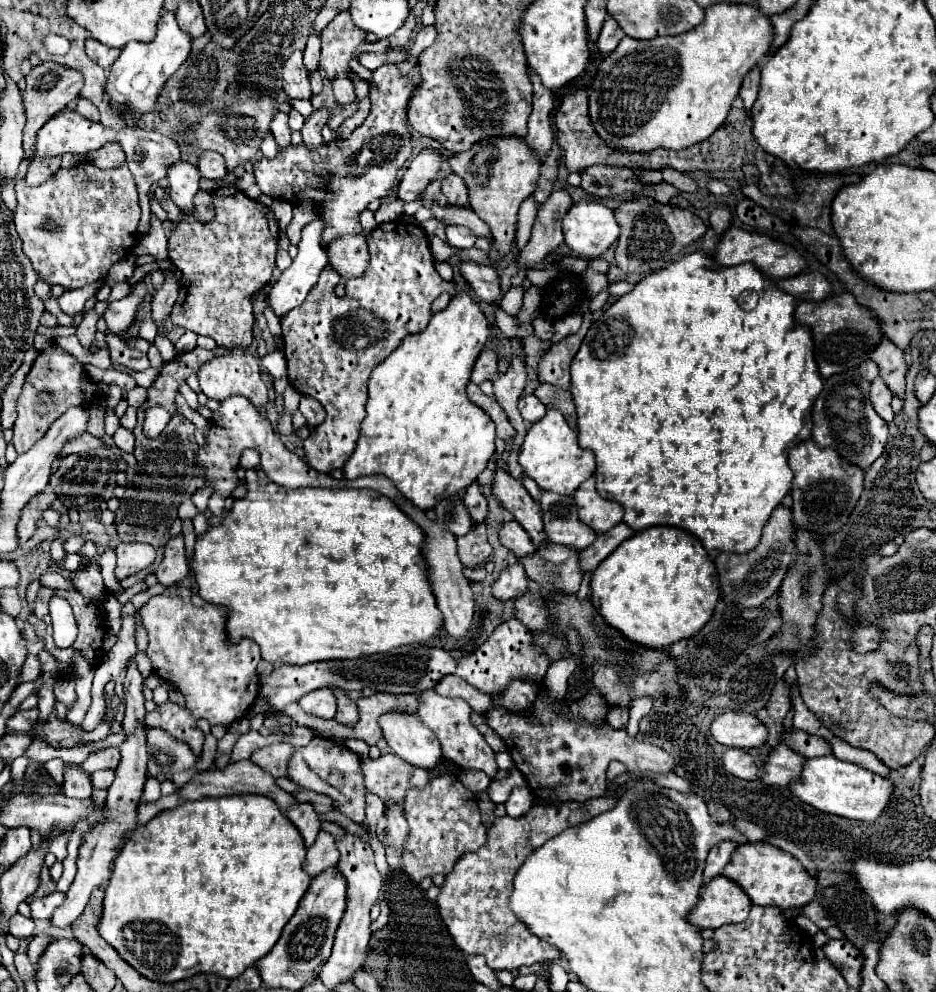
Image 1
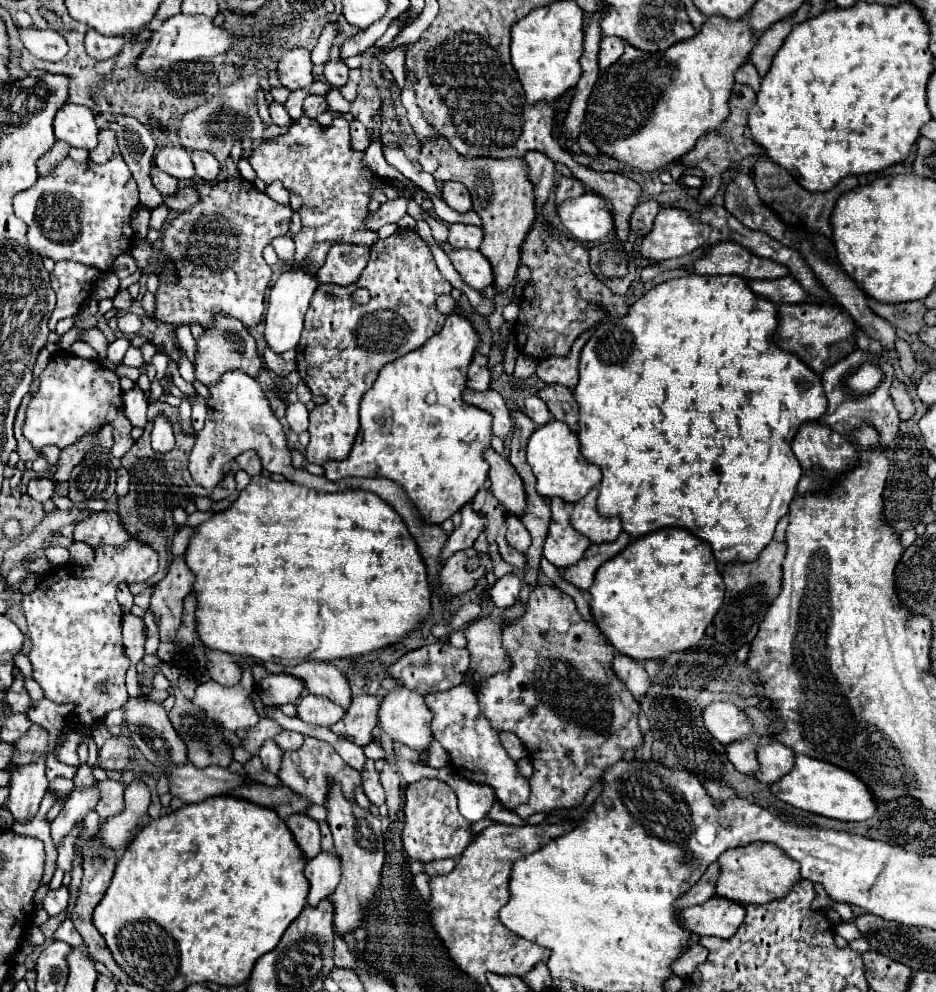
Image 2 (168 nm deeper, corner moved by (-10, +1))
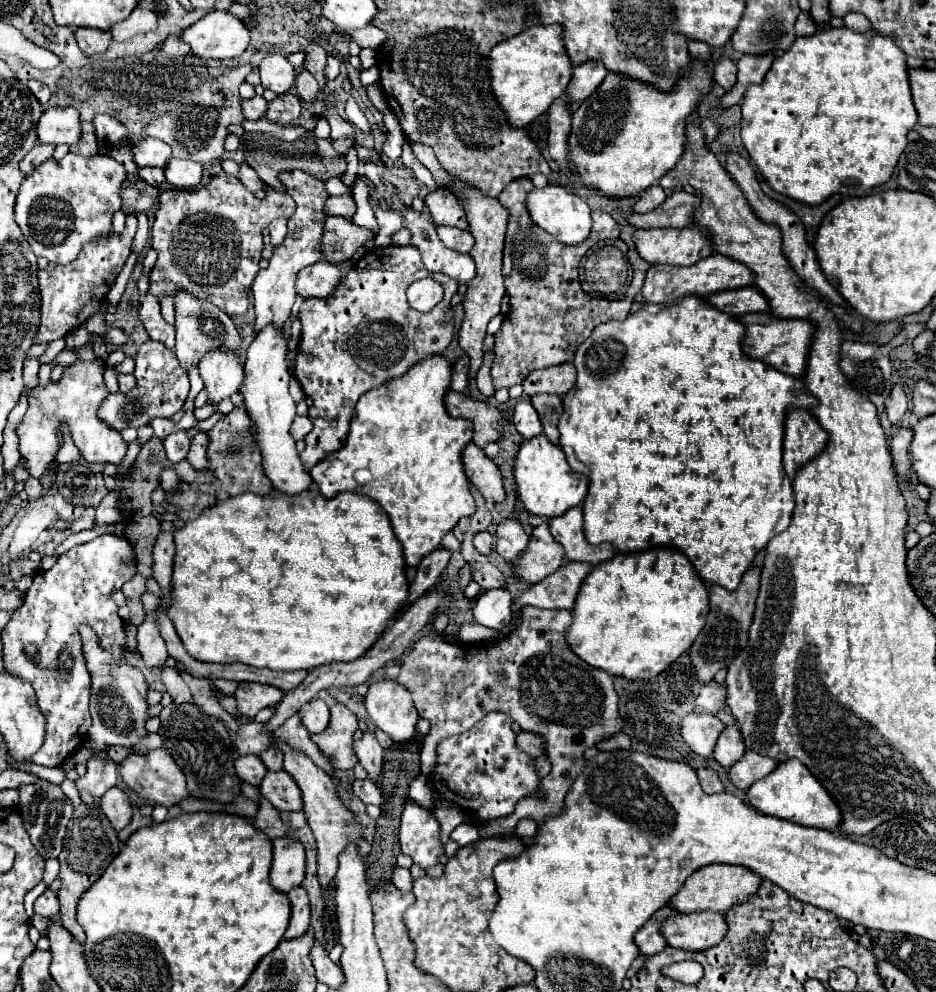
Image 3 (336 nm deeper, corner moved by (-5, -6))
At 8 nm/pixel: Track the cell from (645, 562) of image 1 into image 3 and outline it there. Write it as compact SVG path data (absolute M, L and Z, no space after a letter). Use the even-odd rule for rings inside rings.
M655 548L645 552L615 554L611 560L597 564L581 584L573 608L573 622L565 630L569 648L593 668L627 680L649 680L673 664L697 638L709 614L707 588L685 554L673 548Z

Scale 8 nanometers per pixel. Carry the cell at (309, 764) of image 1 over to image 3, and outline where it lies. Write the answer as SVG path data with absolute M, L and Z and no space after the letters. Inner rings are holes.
M285 770L267 774L259 784L259 792L279 812L301 810L301 790Z

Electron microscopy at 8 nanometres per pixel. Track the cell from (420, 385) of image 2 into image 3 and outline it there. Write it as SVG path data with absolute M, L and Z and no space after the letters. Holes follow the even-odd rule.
M431 356L417 366L409 368L403 378L395 378L379 388L365 392L351 418L345 446L329 454L323 462L315 464L311 476L325 498L333 498L339 492L359 492L375 502L389 514L393 532L403 544L405 568L419 566L421 558L441 546L441 540L455 524L475 512L475 500L469 492L469 480L463 472L461 450L471 442L473 426L469 420L451 418L445 410L443 398L451 382L451 364L443 356Z

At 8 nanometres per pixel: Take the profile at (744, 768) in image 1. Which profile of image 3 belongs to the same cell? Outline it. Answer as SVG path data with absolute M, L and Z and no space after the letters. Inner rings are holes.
M735 724L725 726L725 730L717 738L717 744L715 744L715 750L713 750L713 758L723 768L731 768L737 760L741 760L743 754L745 754L745 744L743 744L741 732L737 730Z

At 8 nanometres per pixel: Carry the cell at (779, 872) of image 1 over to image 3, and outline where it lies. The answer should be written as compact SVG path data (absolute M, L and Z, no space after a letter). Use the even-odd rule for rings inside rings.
M709 864L699 868L697 872L693 872L683 886L679 888L679 892L667 902L667 906L671 906L677 912L697 912L697 910L713 910L713 912L721 912L725 914L731 906L745 902L749 896L753 896L757 892L761 884L761 878L757 874L753 874L751 870L743 868L743 866L731 866L731 864Z

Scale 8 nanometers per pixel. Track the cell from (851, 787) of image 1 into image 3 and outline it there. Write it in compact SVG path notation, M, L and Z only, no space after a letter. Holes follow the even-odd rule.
M795 758L777 764L777 768L771 774L757 780L747 790L747 802L761 814L777 816L809 828L835 830L841 822L841 812L833 802L833 798L825 792L825 788L817 782L817 778L813 778L813 774Z

